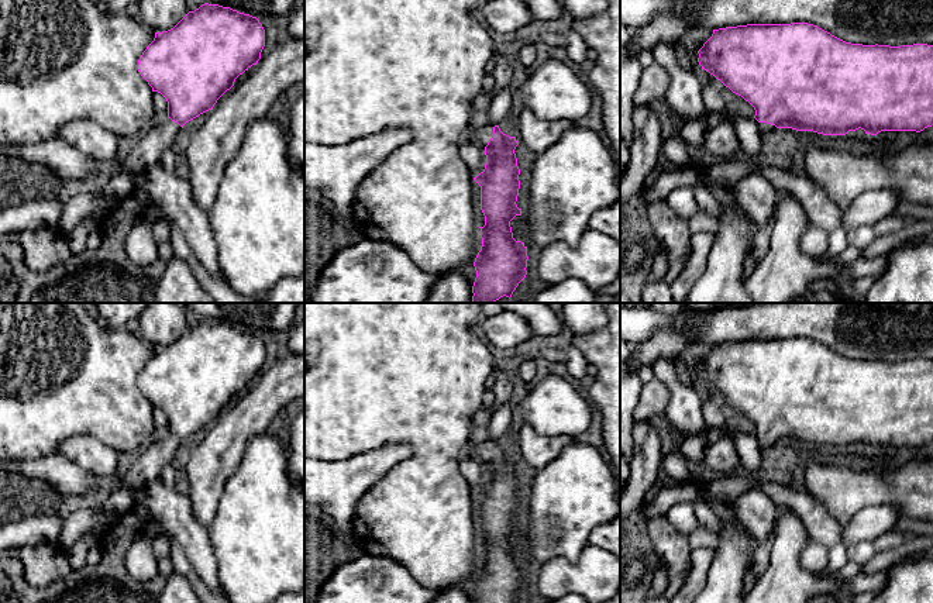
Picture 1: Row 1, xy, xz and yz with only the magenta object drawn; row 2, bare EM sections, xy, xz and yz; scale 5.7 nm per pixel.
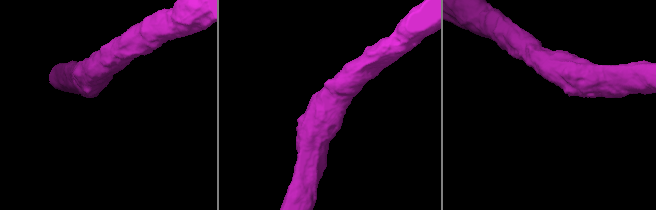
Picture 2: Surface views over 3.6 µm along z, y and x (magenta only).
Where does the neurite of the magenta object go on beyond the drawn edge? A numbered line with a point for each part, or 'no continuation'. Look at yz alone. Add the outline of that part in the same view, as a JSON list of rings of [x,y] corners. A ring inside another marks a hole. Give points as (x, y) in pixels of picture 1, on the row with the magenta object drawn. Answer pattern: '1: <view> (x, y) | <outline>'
1: yz (770, 133) | [[[758,123],[758,131],[764,138],[767,147],[771,147],[781,135],[781,130],[772,124]]]

